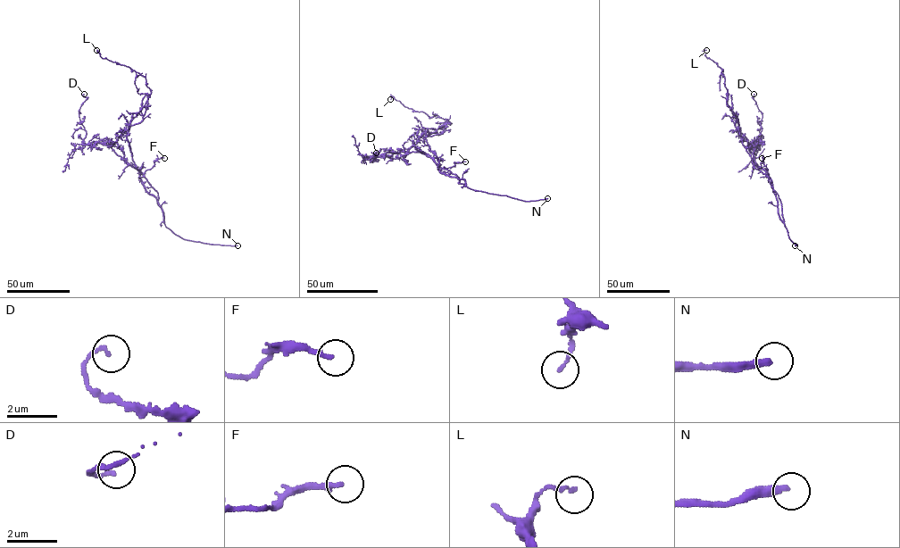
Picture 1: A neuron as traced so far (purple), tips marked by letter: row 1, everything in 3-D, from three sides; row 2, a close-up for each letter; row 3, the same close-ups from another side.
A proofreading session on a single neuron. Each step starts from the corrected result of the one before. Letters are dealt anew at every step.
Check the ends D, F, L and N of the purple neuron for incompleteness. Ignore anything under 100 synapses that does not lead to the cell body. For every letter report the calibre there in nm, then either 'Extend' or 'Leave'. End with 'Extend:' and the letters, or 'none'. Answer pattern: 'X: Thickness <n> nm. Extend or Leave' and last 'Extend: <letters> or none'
D: Thickness 150 nm. Leave
F: Thickness 190 nm. Leave
L: Thickness 140 nm. Leave
N: Thickness 280 nm. Extend
Extend: N

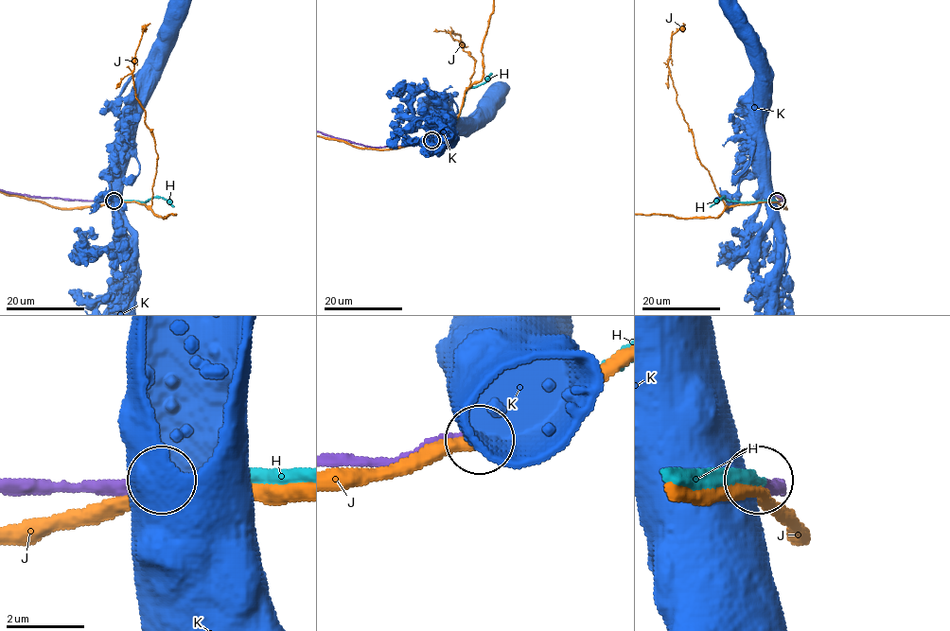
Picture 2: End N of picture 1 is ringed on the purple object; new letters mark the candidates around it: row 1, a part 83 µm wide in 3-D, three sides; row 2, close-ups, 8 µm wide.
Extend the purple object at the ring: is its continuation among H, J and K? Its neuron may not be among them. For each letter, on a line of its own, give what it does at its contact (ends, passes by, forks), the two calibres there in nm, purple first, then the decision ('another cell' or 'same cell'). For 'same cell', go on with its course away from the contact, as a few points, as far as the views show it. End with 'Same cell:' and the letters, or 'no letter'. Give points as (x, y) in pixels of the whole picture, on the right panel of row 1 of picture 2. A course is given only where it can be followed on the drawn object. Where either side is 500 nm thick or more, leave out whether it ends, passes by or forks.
H: it ends; calibres 360 and 200 nm; same cell; course (777, 201), (730, 201), (724, 198), (709, 207)
J: it passes by; calibres 440 and 360 nm; another cell
K: calibres 340 and 750 nm; another cell
Same cell: H

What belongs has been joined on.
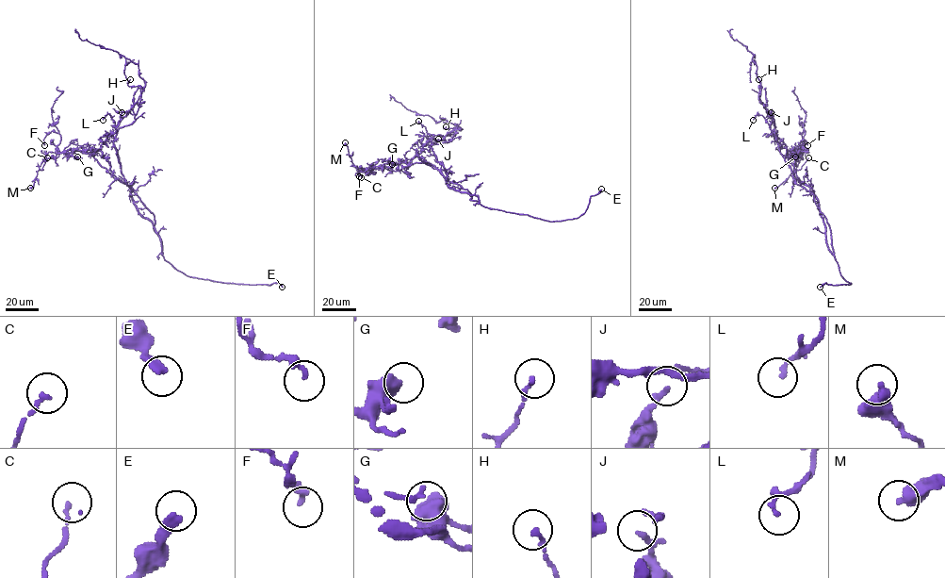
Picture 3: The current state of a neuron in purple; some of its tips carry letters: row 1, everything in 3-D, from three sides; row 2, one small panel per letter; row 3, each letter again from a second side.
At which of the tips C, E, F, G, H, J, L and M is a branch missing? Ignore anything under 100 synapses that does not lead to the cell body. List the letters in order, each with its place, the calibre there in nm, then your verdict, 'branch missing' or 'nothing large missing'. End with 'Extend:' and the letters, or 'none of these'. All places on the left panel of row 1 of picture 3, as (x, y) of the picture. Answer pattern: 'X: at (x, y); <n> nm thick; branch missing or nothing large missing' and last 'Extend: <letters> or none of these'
C: at (47, 157); 170 nm thick; nothing large missing
E: at (282, 287); 320 nm thick; branch missing
F: at (44, 145); 240 nm thick; nothing large missing
G: at (77, 156); 550 nm thick; nothing large missing
H: at (130, 79); 180 nm thick; nothing large missing
J: at (122, 112); 120 nm thick; nothing large missing
L: at (103, 120); 110 nm thick; nothing large missing
M: at (30, 188); 480 nm thick; nothing large missing
Extend: E

